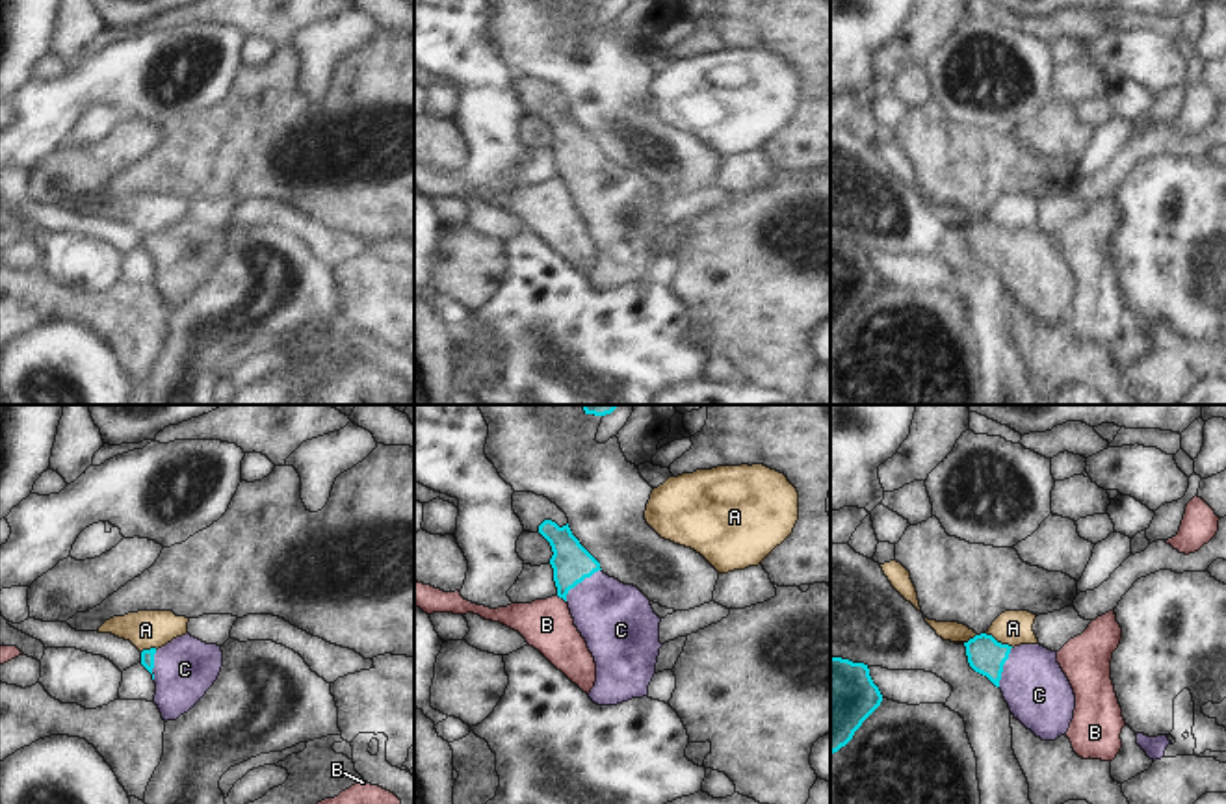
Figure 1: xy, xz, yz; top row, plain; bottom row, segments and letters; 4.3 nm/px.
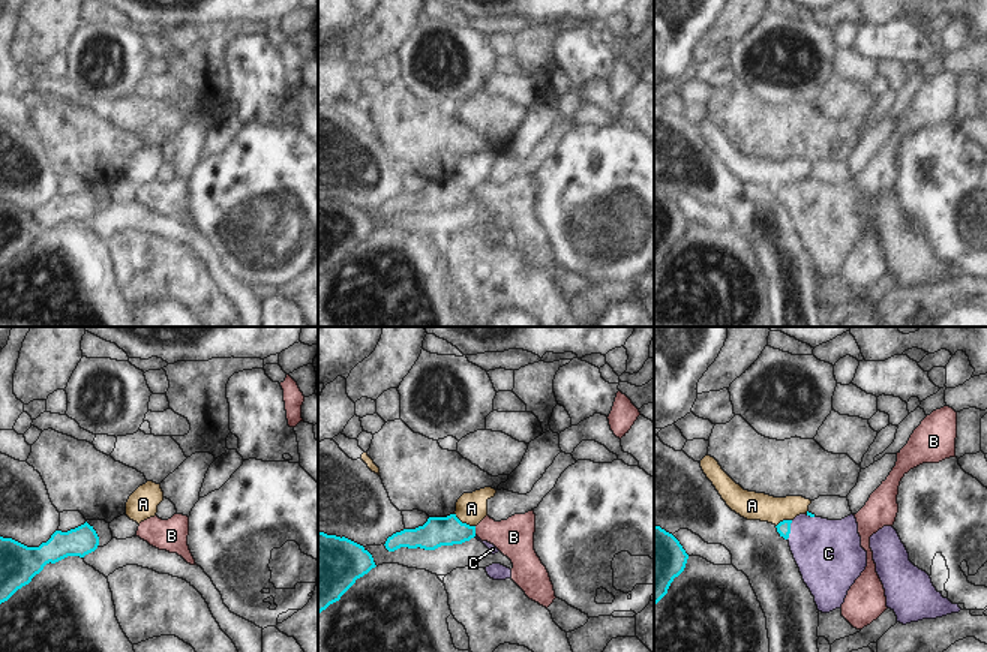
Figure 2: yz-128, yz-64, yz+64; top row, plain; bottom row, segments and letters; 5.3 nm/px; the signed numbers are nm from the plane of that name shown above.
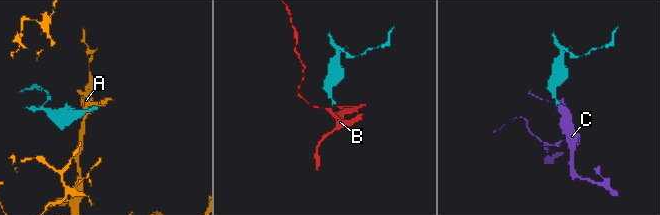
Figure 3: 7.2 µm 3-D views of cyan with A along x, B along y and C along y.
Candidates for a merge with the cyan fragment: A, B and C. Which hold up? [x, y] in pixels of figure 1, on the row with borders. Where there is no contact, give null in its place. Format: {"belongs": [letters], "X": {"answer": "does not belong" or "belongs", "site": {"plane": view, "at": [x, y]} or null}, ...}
{"belongs": ["C"], "A": {"answer": "does not belong", "site": {"plane": "yz", "at": [1000, 643]}}, "B": {"answer": "does not belong", "site": {"plane": "xz", "at": [561, 596]}}, "C": {"answer": "belongs", "site": {"plane": "xz", "at": [580, 582]}}}

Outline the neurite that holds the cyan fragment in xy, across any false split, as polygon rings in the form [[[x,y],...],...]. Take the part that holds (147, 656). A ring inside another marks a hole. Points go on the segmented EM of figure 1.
[[[186,633],[158,650],[143,650],[141,665],[152,674],[152,702],[167,722],[188,713],[214,685],[223,667],[223,652],[221,646]]]

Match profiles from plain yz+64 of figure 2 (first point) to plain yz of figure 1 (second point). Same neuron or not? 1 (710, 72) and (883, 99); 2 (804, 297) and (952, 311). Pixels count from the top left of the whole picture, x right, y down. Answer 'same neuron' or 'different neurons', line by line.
1: different neurons
2: different neurons

